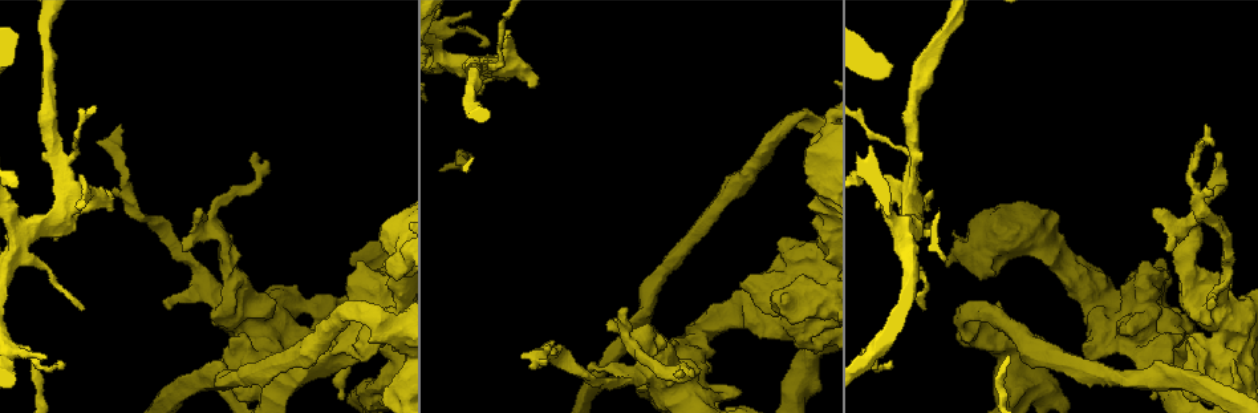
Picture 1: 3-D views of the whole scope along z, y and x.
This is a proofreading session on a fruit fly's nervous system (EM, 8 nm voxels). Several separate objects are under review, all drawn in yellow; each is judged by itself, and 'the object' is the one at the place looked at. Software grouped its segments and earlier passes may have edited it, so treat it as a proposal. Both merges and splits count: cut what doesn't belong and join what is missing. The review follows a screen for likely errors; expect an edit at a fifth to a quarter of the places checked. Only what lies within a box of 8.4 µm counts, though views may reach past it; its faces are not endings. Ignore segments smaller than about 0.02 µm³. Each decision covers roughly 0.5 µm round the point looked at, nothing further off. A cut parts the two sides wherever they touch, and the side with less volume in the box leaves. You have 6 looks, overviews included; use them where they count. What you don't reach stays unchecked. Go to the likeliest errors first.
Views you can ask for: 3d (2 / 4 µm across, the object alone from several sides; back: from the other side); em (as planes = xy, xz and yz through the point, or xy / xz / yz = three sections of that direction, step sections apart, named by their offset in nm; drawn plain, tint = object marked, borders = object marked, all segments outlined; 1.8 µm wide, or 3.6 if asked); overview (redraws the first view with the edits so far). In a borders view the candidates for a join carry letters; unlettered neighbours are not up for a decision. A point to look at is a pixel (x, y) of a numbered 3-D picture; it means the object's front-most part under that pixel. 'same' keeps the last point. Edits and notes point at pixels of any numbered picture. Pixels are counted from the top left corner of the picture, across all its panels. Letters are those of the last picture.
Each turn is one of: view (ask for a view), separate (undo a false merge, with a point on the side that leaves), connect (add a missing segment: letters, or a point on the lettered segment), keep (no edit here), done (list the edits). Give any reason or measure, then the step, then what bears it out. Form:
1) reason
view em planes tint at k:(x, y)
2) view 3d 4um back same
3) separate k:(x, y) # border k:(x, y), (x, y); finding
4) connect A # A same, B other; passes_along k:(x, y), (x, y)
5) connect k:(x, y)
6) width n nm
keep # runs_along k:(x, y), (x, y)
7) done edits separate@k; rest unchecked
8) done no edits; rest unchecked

abrupt turn
view 3d 4um at 1:(687, 342)

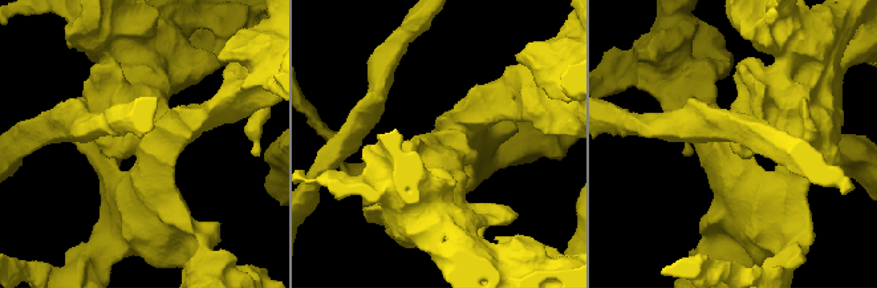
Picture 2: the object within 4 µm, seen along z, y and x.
shape alone is not enough
view em xy step 8 tint at 2:(433, 143)

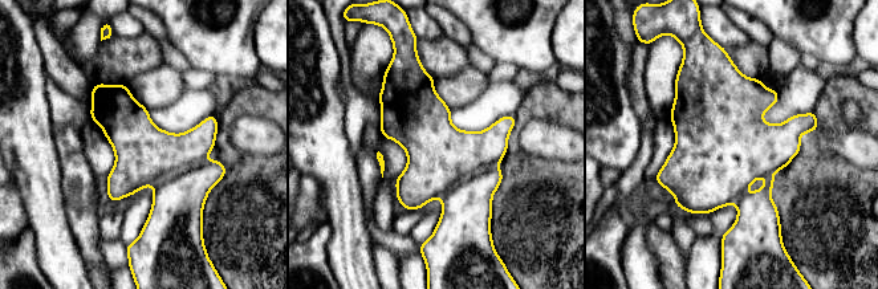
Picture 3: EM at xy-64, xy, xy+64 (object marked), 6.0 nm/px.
view em xy step 8 borders same

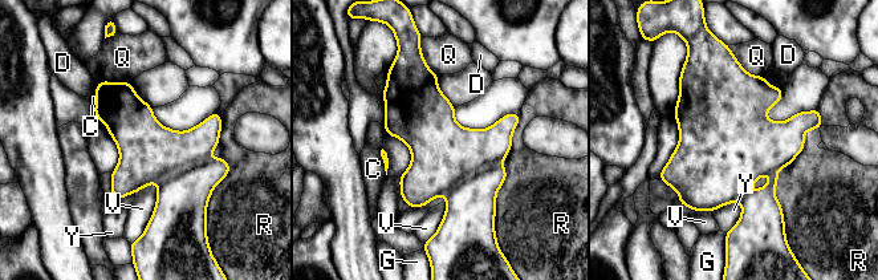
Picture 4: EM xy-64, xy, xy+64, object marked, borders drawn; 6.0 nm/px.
width 360 nm
keep # C other, D other, G other, Q other, R other, V other, Y other; border 4:(520, 116), (495, 214); continuous, no second cell

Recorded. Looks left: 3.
four or more arms meet
view em 3.6um planes plain at 1:(650, 377)

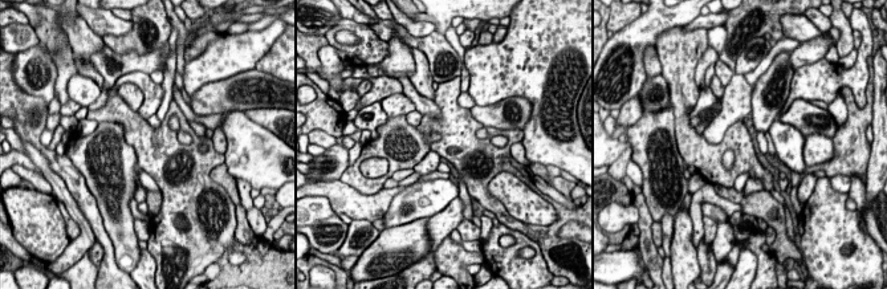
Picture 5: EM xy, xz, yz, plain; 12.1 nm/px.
view em 3.6um planes tint same

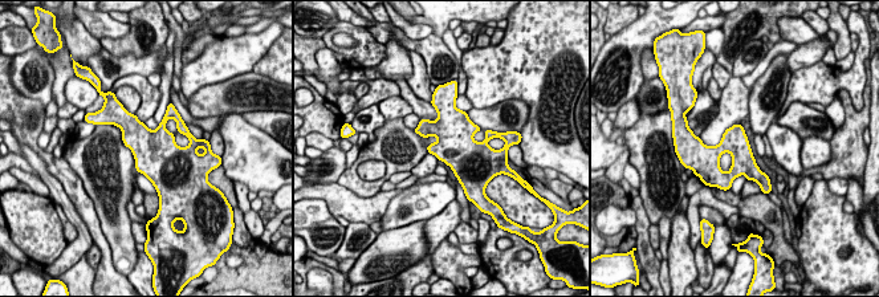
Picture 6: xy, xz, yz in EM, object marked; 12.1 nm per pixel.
view em 3.6um planes borders same

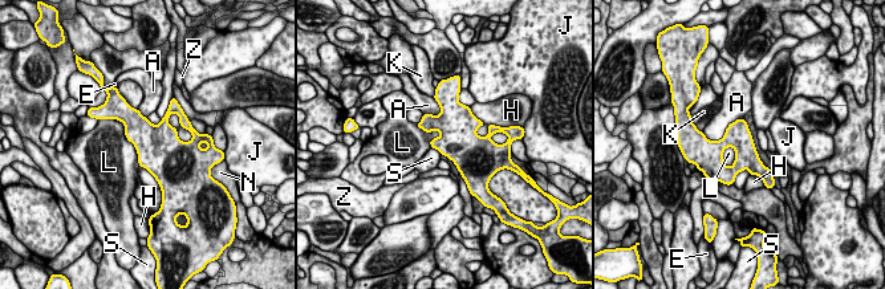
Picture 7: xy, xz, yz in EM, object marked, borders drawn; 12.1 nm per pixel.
keep # A other, E other, H other, J other, K other, L other, N other, S other, Z other; runs_along 7:(703, 142), (734, 143), (766, 173); one cell here

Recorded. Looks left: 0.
done no edits; rest unchecked

